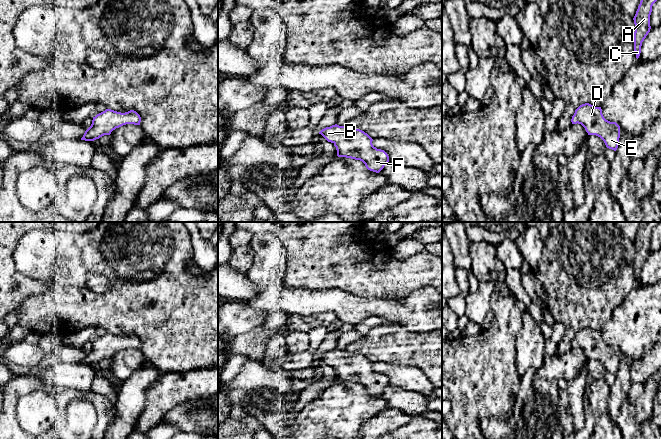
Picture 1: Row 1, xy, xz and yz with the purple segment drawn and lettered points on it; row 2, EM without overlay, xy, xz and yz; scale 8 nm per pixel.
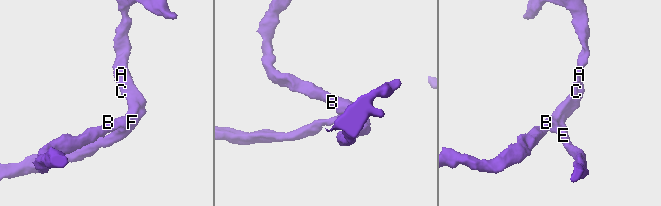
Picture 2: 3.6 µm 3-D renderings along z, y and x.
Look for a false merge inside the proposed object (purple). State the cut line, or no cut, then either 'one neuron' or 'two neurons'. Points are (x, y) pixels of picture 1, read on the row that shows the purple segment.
no cut | one neuron

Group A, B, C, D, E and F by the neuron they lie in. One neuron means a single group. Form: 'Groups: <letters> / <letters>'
Groups: A B C D E F

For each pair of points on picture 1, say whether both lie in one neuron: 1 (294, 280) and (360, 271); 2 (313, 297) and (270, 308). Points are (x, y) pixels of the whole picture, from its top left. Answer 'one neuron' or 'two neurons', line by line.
1: one neuron
2: two neurons

